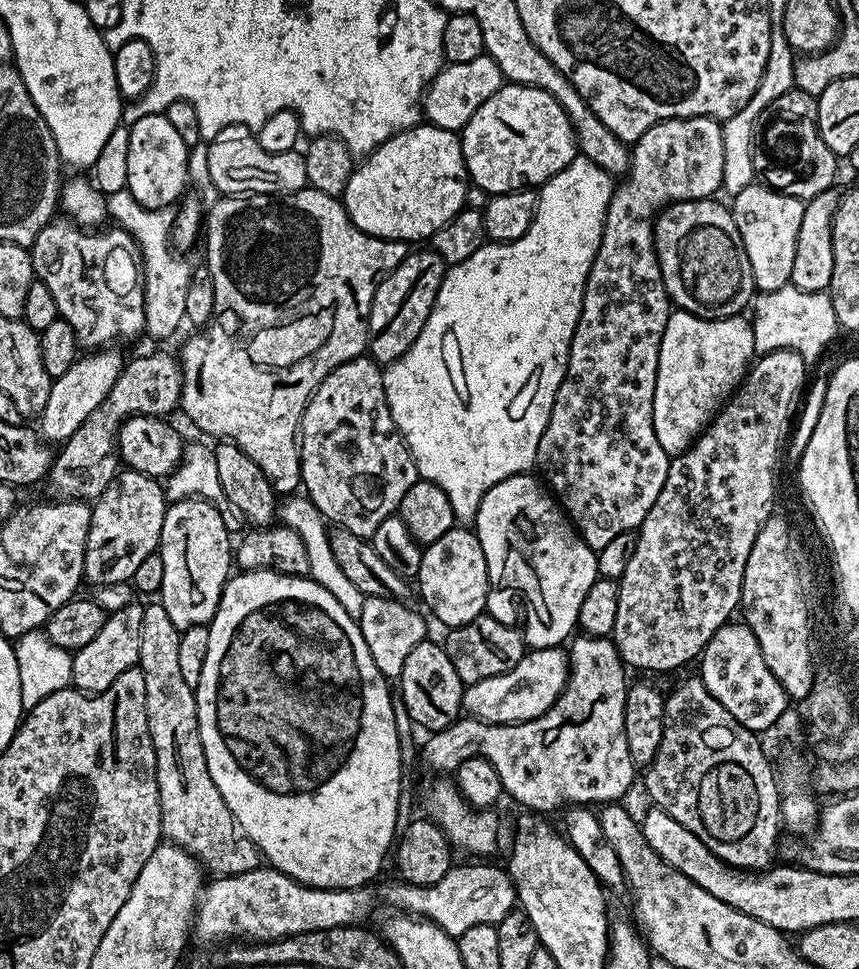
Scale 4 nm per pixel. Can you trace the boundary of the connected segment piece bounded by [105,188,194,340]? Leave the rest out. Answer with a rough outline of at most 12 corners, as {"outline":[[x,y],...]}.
{"outline":[[125,188],[109,217],[139,246],[144,326],[154,340],[185,321],[194,270],[171,248],[171,209]]}

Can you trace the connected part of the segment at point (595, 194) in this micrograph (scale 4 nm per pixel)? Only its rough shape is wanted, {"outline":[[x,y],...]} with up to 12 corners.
{"outline":[[613,177],[445,271],[384,398],[461,525],[527,473]]}

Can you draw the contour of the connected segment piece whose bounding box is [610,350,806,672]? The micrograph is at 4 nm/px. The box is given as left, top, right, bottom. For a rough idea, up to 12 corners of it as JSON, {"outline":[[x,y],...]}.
{"outline":[[804,359],[671,457],[619,578],[629,669],[697,659],[773,515]]}

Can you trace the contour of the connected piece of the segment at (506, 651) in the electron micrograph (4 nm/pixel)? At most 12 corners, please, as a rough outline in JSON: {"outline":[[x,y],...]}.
{"outline":[[482,614],[442,646],[465,686],[526,654],[519,627]]}

